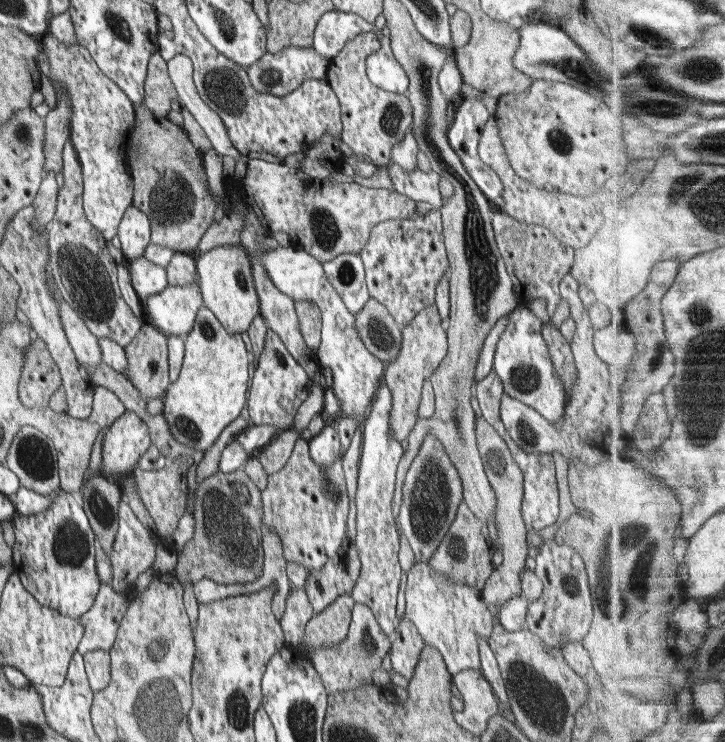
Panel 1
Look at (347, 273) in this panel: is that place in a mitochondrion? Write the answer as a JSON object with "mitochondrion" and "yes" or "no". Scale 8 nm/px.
{"mitochondrion":"yes"}

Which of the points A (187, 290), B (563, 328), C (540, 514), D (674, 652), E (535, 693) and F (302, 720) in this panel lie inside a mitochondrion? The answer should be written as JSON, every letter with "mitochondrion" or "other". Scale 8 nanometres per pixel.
{"A":"other","B":"other","C":"other","D":"other","E":"mitochondrion","F":"mitochondrion"}

